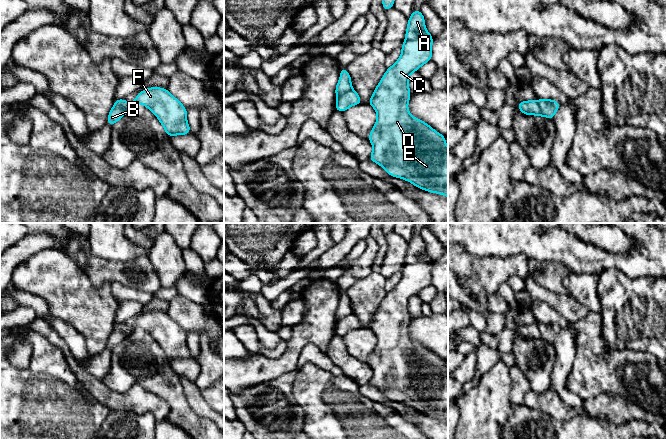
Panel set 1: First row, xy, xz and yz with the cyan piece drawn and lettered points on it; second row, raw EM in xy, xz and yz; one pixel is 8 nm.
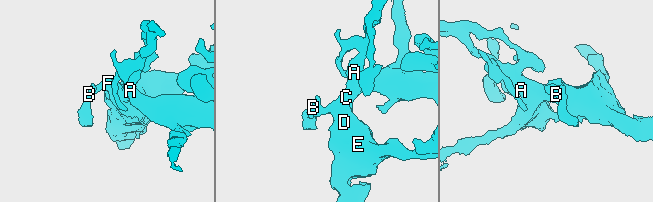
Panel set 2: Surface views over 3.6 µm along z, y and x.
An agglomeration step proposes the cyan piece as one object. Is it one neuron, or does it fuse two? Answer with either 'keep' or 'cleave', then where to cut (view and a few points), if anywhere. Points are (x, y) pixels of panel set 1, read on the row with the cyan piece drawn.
cleave | xz (351, 88), (337, 97)

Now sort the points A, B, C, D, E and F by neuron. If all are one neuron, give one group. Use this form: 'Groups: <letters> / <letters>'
Groups: A C D E F / B

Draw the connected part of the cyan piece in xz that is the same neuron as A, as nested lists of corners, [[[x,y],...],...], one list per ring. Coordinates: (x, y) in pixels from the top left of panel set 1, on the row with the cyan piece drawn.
[[[414,9],[408,18],[401,56],[387,68],[368,102],[377,113],[377,121],[368,137],[373,146],[368,160],[379,164],[392,177],[406,180],[415,187],[448,198],[448,147],[445,135],[413,117],[408,111],[411,97],[409,76],[432,60],[432,44],[433,36],[425,28],[422,12]]]

